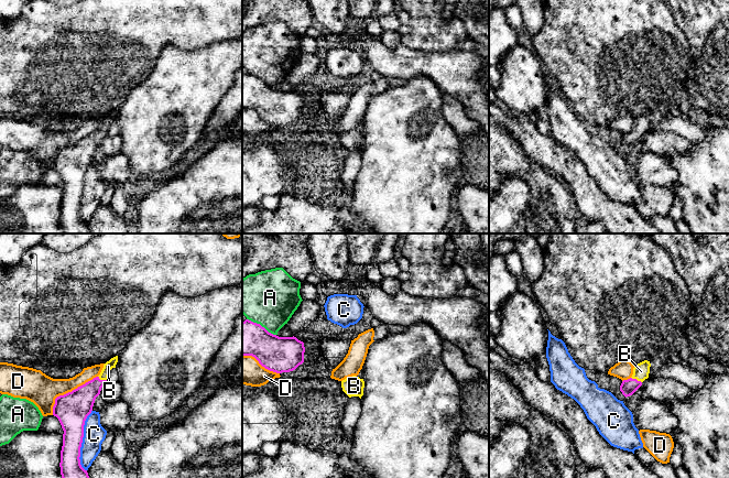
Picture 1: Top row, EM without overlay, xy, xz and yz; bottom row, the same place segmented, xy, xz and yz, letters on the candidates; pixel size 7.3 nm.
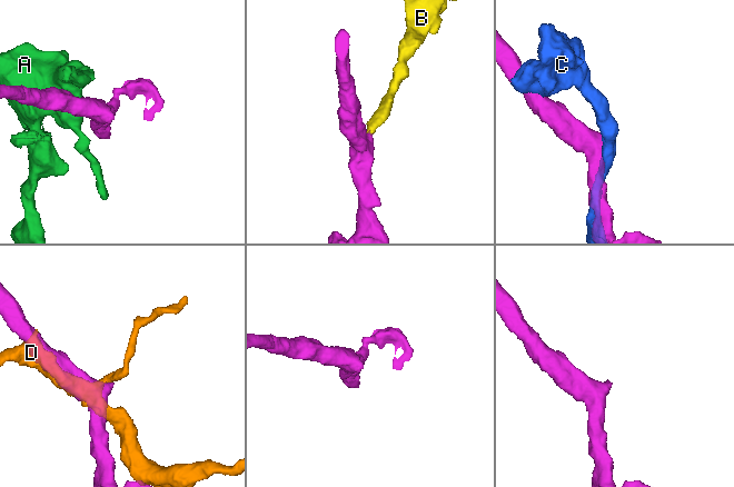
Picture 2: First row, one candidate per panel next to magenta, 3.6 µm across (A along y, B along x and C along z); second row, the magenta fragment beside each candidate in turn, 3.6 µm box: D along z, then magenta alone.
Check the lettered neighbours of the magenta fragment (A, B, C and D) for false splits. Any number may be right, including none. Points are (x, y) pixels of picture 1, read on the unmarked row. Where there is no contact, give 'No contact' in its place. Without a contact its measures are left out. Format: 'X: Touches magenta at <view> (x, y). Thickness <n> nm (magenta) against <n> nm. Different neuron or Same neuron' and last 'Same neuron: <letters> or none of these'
A: Touches magenta at xz (260, 78). Thickness 260 nm (magenta) against 400 nm. Different neuron
B: Touches magenta at yz (635, 132). Thickness 110 nm (magenta) against 120 nm. Same neuron
C: Touches magenta at xy (82, 194). Thickness 240 nm (magenta) against 160 nm. Different neuron
D: Touches magenta at xy (68, 145). Thickness 240 nm (magenta) against 220 nm. Different neuron
Same neuron: B

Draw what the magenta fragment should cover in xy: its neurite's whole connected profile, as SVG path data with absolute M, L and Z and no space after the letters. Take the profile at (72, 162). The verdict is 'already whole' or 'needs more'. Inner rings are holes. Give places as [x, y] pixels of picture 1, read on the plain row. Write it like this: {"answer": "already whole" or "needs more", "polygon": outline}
{"answer": "needs more", "polygon": "M118 109L104 118L98 130L55 152L53 169L58 172L64 184L59 216L63 233L89 233L88 226L81 220L79 213L84 178L117 116Z"}

